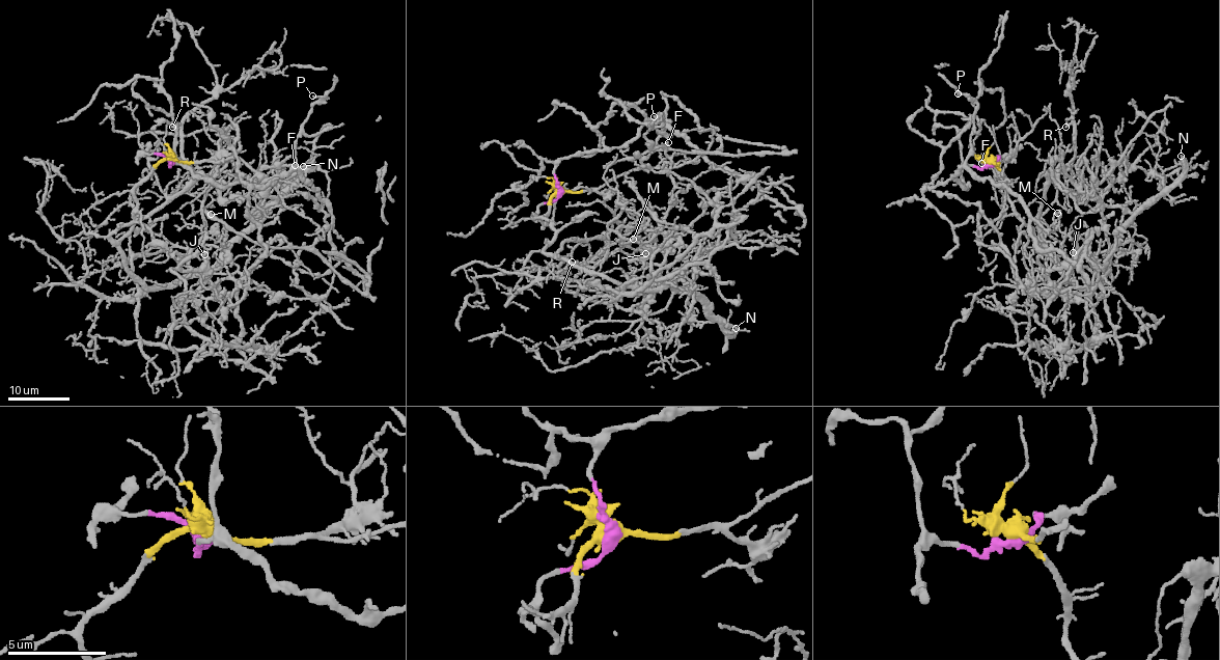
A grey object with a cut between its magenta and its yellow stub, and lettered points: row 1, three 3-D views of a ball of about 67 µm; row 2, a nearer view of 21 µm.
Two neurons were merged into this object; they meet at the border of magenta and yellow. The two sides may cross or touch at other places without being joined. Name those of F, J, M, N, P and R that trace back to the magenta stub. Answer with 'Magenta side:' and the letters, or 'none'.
Magenta side: F, P

